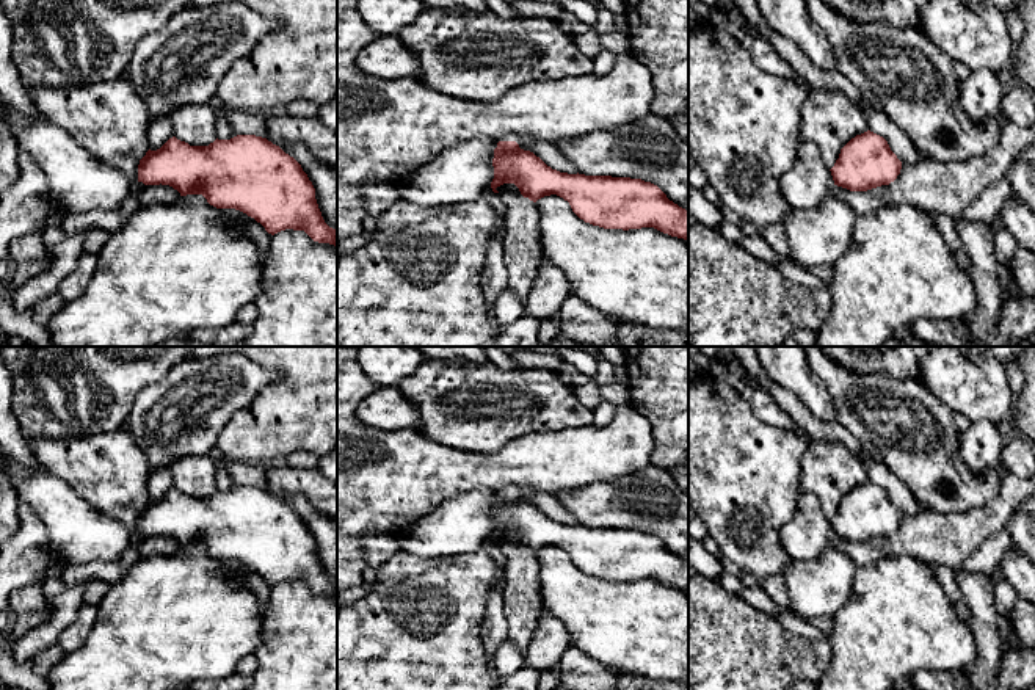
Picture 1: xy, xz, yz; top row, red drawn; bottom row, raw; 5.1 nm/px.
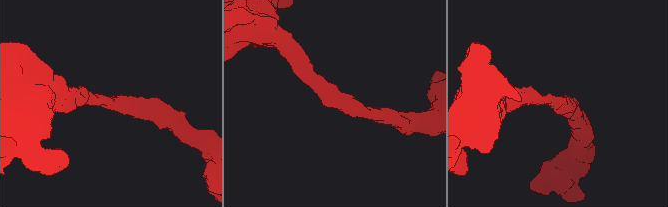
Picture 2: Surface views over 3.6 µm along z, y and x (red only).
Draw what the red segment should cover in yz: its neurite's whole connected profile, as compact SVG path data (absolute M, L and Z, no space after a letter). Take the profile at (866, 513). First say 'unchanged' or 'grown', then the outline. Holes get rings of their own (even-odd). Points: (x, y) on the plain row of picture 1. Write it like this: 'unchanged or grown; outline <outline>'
unchanged; outline M867 481L852 489L830 521L834 536L850 543L867 543L889 536L897 530L902 513L891 502L888 492Z

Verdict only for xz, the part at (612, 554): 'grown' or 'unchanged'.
unchanged

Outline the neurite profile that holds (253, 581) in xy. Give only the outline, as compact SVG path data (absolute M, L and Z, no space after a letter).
M220 560L224 572L229 577L242 582L246 588L249 588L257 597L260 610L265 610L268 605L271 585L265 582L265 579L257 574L254 569L235 560Z

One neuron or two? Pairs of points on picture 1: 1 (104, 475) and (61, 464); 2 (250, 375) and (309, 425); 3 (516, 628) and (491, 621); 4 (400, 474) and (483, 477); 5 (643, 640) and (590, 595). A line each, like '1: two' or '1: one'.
1: one
2: two
3: two
4: one
5: one

